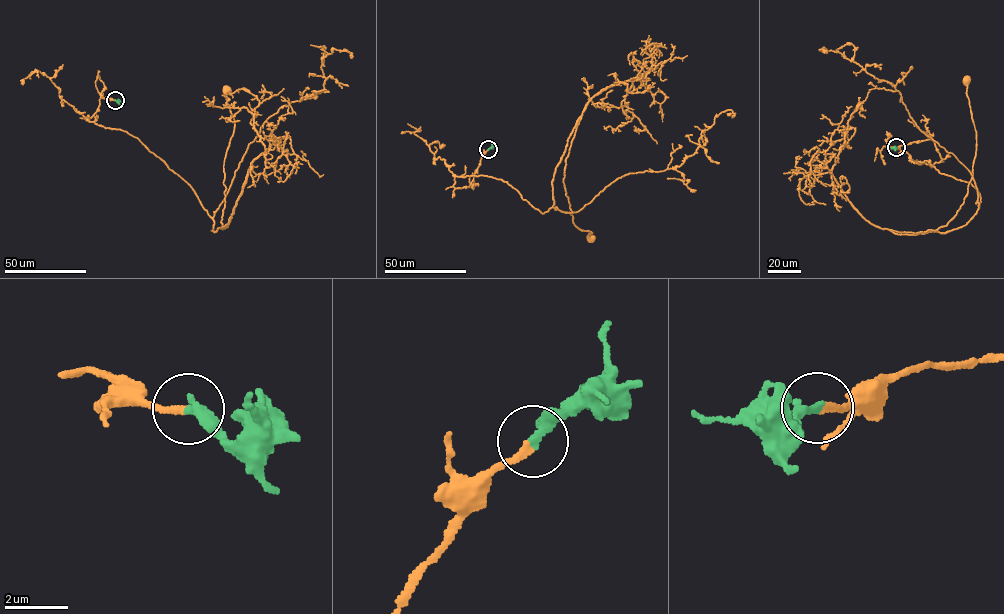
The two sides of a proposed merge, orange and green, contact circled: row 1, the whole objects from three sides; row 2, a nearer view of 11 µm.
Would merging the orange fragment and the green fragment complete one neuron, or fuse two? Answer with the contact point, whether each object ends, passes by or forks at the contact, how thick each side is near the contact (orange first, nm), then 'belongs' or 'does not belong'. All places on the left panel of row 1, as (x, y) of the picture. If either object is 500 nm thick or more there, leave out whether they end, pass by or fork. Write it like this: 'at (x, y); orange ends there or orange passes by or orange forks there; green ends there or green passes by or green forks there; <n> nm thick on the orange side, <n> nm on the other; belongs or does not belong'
at (115, 100); orange ends there; green ends there; 240 nm thick on the orange side, 360 nm on the other; belongs

